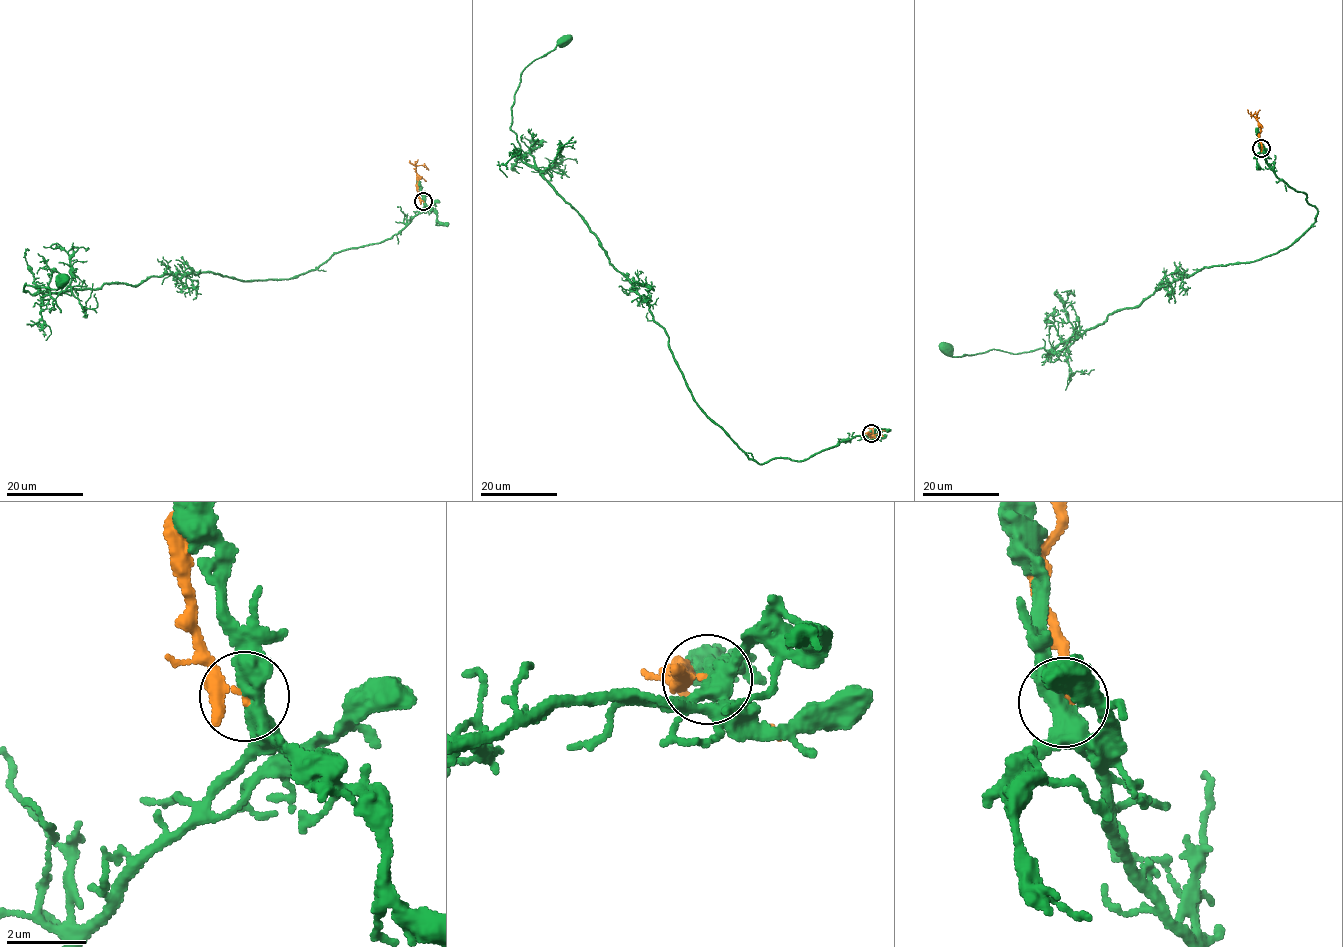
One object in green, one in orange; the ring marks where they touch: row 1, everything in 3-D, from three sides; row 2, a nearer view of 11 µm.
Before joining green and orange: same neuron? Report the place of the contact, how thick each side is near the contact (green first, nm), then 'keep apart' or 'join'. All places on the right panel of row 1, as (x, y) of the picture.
(1261, 148) | 440/240 nm | keep apart

